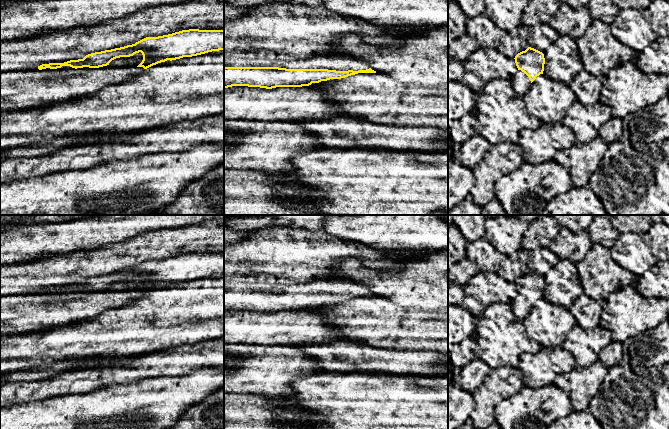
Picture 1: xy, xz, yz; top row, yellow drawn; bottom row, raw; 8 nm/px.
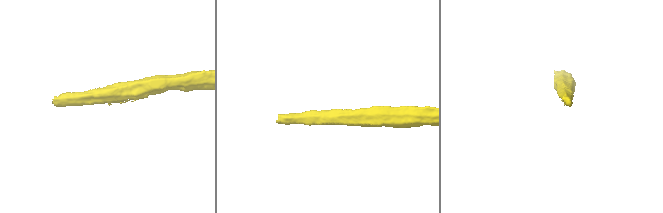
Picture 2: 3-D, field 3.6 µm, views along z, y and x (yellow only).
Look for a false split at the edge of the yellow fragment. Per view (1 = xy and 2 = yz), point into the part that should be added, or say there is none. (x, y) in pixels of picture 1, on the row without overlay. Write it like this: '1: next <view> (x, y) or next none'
1: next none
2: next yz (520, 306)

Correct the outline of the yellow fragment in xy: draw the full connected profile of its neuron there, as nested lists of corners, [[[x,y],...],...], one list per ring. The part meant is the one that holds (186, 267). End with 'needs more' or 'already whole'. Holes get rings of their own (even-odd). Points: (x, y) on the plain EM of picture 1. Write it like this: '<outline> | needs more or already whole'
[[[189,253],[158,261],[146,261],[132,269],[88,278],[83,283],[42,288],[38,293],[57,293],[62,290],[75,293],[99,292],[109,289],[116,282],[130,281],[139,276],[142,277],[143,284],[137,291],[147,293],[167,284],[172,285],[219,274],[224,274],[224,254]]] | already whole

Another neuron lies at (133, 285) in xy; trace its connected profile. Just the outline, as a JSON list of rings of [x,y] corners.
[[[141,276],[134,278],[130,281],[120,281],[112,284],[107,290],[99,291],[99,292],[77,292],[76,297],[86,297],[93,294],[109,294],[109,293],[124,293],[137,291],[143,284],[143,279]]]

